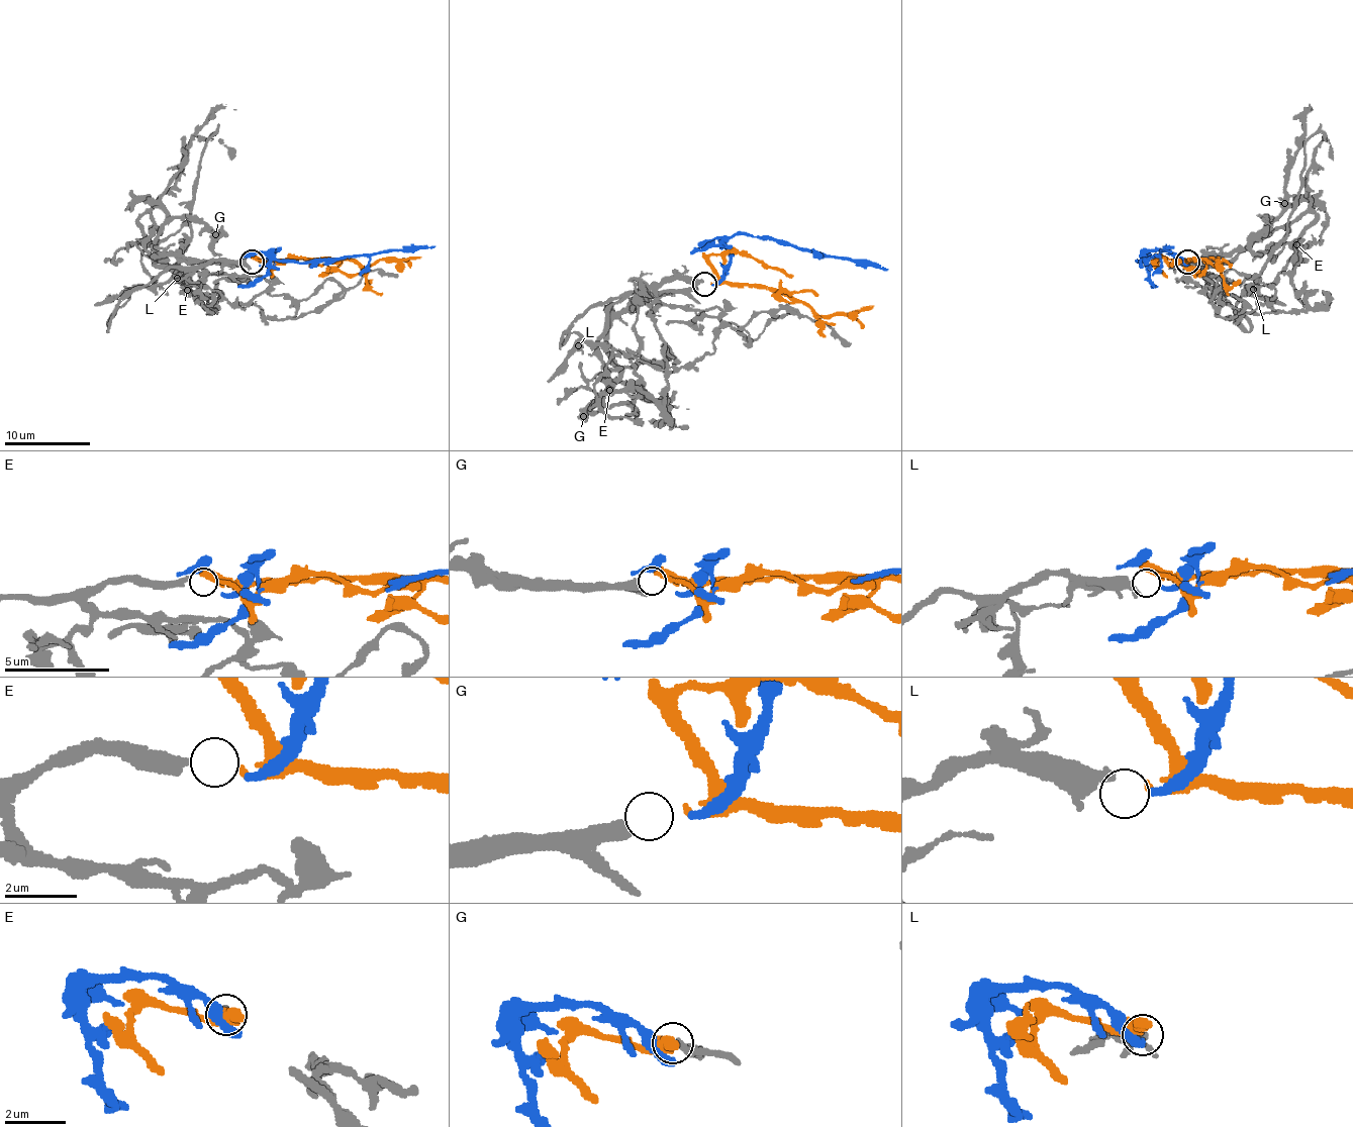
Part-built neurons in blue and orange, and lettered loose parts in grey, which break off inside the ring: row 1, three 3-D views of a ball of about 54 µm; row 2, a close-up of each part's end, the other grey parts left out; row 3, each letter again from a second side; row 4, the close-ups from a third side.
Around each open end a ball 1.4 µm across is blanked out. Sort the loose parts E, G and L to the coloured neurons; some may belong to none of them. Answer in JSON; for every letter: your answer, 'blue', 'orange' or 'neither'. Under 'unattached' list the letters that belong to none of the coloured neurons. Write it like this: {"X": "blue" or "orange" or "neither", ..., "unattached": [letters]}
{"E": "orange", "G": "neither", "L": "blue", "unattached": ["G"]}

